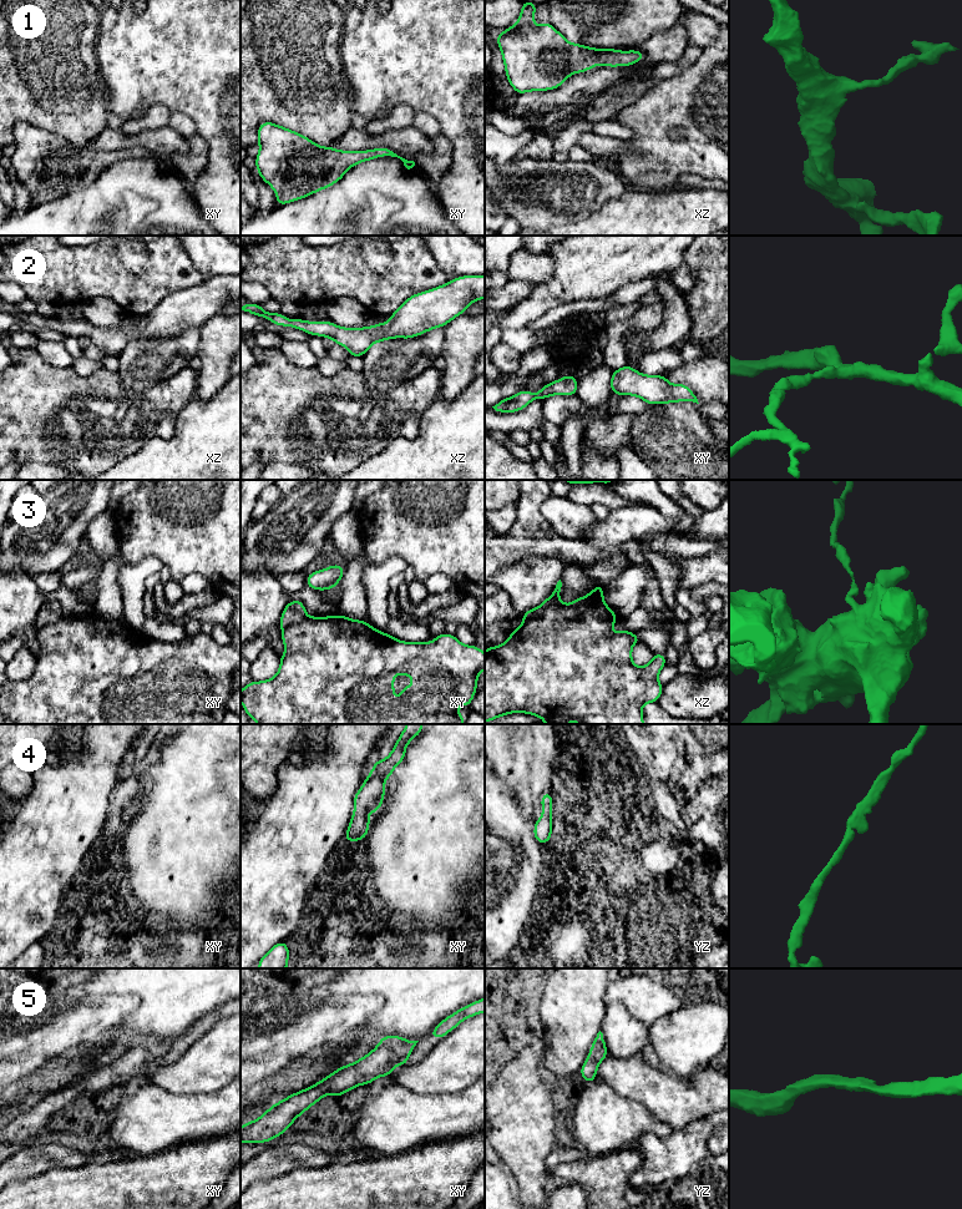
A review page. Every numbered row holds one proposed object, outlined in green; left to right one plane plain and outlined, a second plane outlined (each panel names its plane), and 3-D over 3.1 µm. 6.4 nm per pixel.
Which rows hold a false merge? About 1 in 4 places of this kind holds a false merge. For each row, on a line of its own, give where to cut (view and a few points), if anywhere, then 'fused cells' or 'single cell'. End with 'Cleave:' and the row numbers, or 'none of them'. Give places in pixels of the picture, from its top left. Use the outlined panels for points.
1: no cut | single cell
2: no cut | single cell
3: no cut | single cell
4: no cut | single cell
5: no cut | single cell
Cleave: none of them

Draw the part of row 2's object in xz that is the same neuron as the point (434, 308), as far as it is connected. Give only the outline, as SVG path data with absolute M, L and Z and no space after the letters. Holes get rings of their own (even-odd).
M464 275L446 284L406 299L386 323L365 328L341 328L331 322L290 320L280 313L267 313L259 304L245 304L242 310L265 318L275 325L292 327L312 335L330 338L345 346L349 356L364 356L378 342L410 339L450 323L466 312L472 302L485 298L485 275Z

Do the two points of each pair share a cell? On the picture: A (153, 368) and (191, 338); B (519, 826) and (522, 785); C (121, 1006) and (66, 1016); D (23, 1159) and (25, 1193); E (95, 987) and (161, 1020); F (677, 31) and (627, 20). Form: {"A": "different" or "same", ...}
{"A": "same", "B": "different", "C": "same", "D": "different", "E": "same", "F": "different"}

